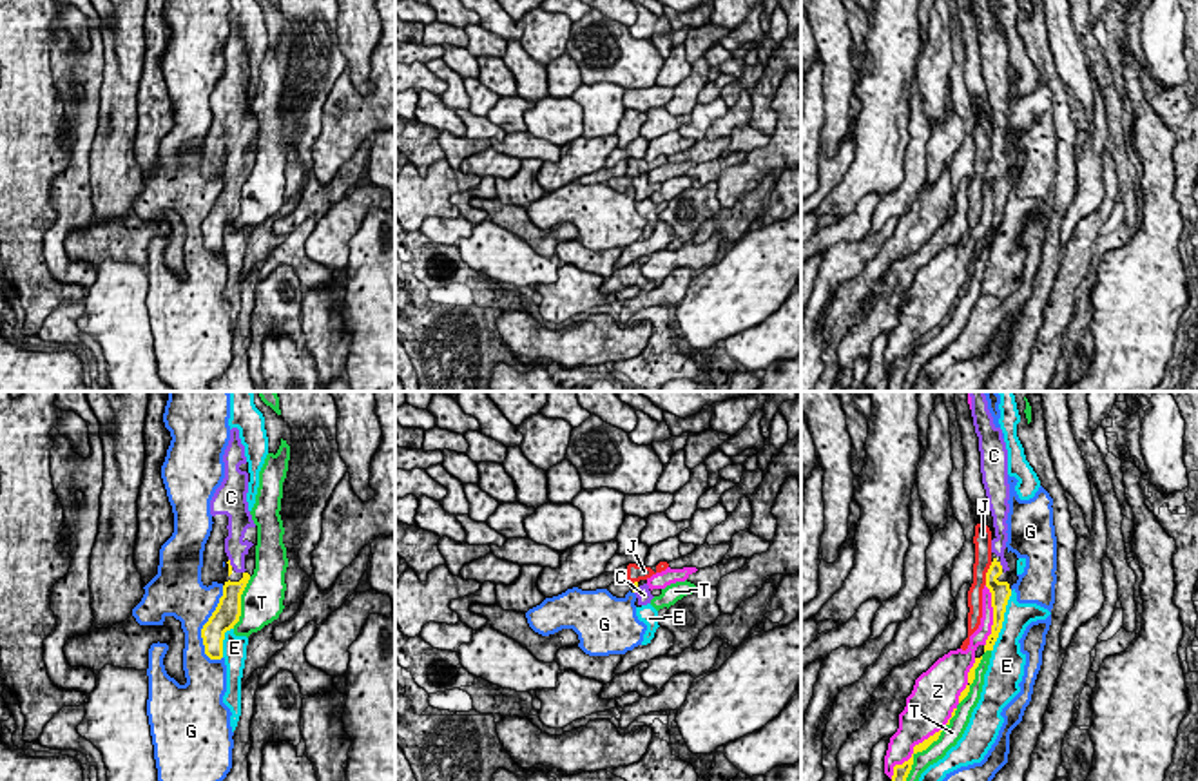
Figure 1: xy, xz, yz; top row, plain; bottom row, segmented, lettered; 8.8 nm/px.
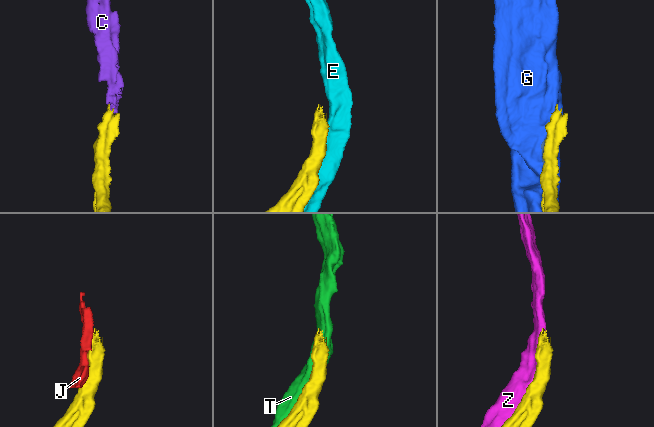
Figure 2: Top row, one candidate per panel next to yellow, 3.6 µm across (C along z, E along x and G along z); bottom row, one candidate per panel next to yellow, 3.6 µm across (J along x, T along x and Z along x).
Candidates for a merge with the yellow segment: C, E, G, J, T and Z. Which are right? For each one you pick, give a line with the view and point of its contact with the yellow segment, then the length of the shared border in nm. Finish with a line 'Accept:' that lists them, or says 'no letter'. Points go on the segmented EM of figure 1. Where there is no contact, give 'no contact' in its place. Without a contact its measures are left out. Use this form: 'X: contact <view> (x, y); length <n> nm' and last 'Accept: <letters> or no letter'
C: contact yz (1001, 566); length 70 nm
Accept: C

